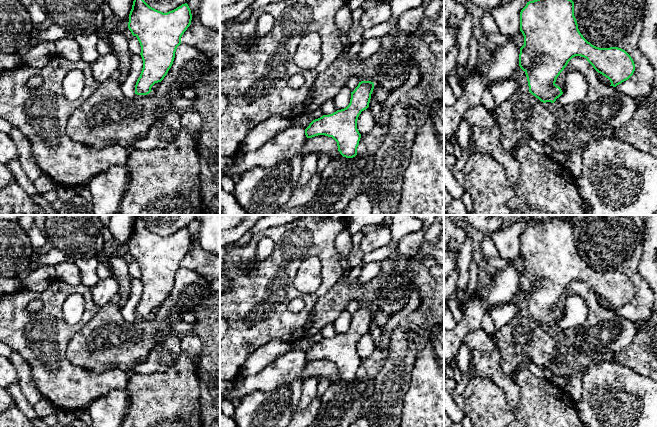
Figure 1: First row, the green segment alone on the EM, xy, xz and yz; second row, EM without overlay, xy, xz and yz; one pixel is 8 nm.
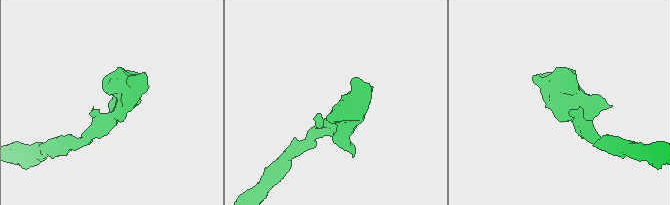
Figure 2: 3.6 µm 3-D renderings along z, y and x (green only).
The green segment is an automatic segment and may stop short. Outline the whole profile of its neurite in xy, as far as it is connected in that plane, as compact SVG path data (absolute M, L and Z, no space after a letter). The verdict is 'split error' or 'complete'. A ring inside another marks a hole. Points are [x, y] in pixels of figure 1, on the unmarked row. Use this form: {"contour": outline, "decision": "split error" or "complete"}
{"contour": "M139 219L135 220L128 252L140 267L143 284L135 318L149 318L152 310L164 303L191 244L192 238L187 227L163 237L150 231Z", "decision": "complete"}

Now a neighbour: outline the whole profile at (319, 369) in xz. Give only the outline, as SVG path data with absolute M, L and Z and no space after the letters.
M318 359L312 362L307 362L306 367L302 372L303 381L314 378L317 381L321 379L328 379L331 386L334 386L342 381L338 375L337 366L325 359Z

